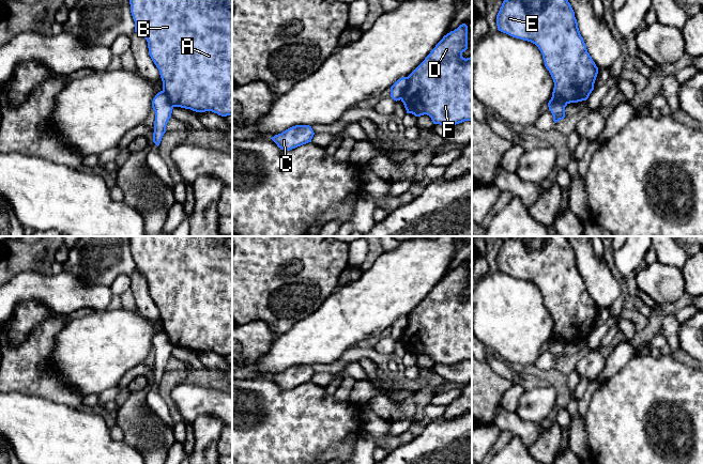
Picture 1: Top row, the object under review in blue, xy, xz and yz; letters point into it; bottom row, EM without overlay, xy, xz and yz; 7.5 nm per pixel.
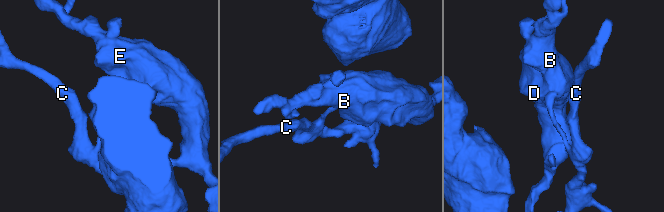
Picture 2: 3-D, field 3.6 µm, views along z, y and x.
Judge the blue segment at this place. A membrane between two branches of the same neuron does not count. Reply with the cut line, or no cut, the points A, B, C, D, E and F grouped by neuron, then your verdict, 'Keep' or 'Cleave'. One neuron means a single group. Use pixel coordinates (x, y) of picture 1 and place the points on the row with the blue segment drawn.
Split along xz (408, 77), (408, 83), (400, 98). Groups: A B D E F / C. Cleave

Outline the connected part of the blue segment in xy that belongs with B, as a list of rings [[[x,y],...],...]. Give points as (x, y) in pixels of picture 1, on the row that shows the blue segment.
[[[129,0],[131,13],[135,21],[135,32],[148,42],[149,55],[159,71],[163,92],[173,107],[196,112],[212,111],[221,117],[232,115],[232,0]]]

